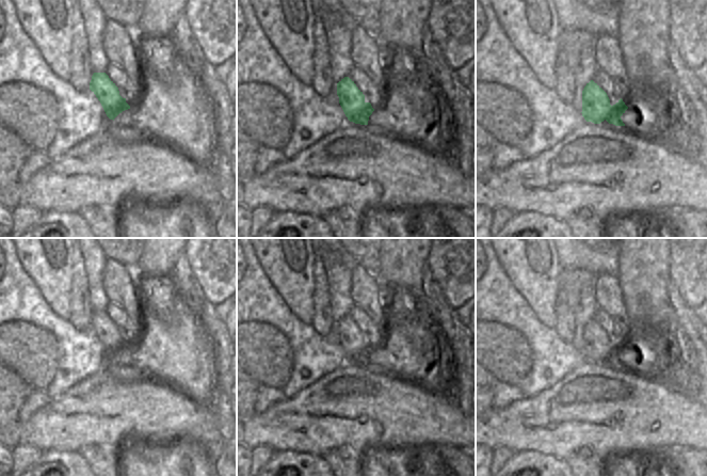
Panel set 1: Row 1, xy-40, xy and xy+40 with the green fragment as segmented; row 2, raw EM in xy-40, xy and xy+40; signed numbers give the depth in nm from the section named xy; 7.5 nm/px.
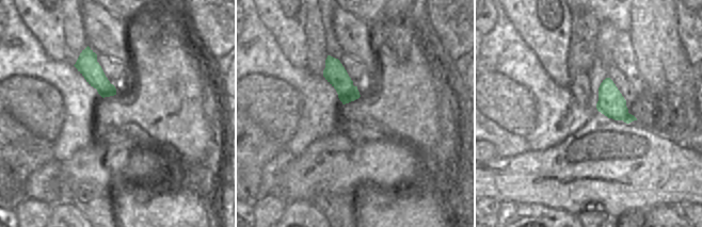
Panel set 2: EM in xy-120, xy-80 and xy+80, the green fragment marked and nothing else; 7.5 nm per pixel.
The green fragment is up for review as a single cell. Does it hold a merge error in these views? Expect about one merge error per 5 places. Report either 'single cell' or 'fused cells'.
single cell

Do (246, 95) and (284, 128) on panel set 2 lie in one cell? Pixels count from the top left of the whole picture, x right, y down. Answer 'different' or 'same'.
same

